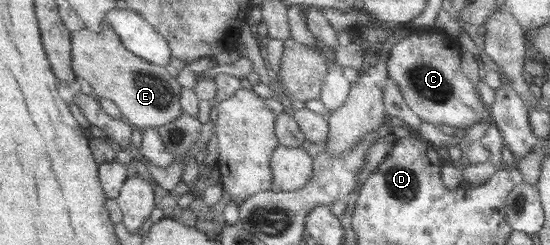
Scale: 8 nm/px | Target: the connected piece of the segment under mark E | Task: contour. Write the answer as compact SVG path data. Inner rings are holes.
M106 24L101 32L87 28L72 31L76 76L85 79L97 96L111 100L119 108L122 118L135 128L145 130L175 122L184 113L178 78L171 76L163 66L131 52L115 29Z

